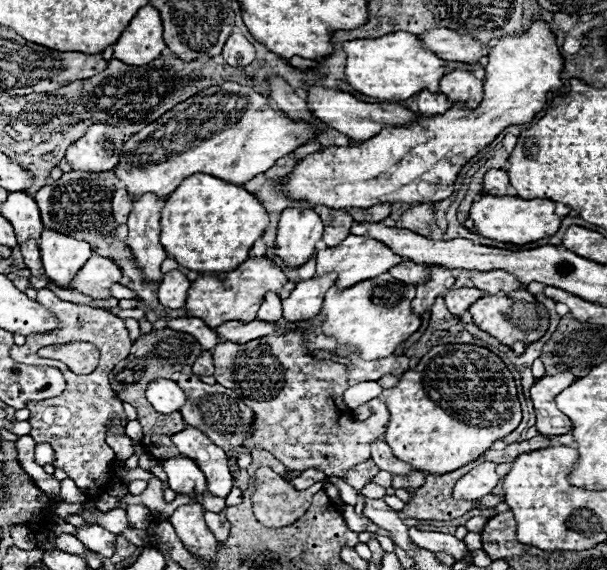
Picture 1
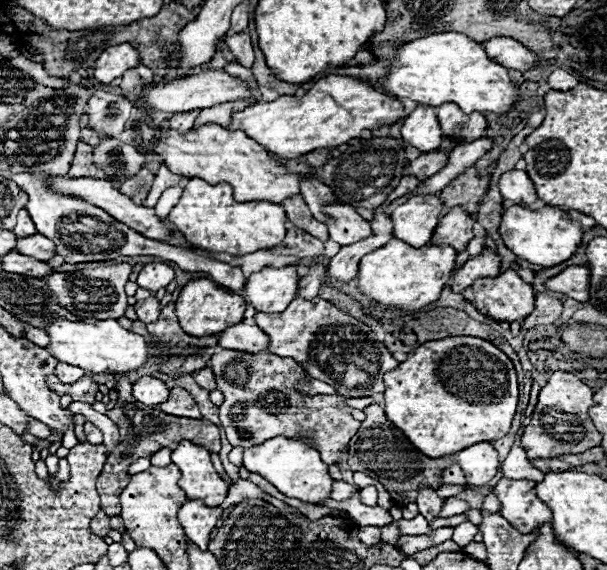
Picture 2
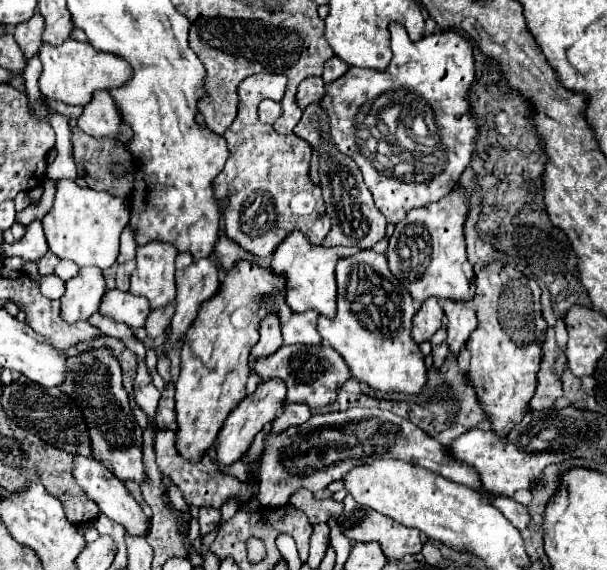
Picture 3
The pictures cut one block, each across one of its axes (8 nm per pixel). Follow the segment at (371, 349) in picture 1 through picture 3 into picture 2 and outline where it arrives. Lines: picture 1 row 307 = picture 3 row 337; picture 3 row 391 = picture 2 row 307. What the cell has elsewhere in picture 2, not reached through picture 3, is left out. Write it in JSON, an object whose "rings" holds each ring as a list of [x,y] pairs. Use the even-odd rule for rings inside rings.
{"rings":[[[392,238],[382,248],[362,256],[358,264],[358,290],[368,296],[382,310],[396,308],[402,312],[420,310],[440,298],[442,288],[446,286],[450,272],[454,270],[456,252],[450,246],[426,244],[420,250],[410,244]]]}

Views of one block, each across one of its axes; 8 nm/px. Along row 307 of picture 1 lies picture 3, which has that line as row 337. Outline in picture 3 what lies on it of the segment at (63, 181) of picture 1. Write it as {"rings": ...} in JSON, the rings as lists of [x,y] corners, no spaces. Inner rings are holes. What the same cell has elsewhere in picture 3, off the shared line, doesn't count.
{"rings":[[[174,302],[168,304],[168,306],[164,306],[164,308],[160,308],[160,310],[152,310],[150,316],[148,316],[148,320],[146,320],[146,326],[144,326],[148,338],[156,340],[158,336],[162,336],[164,330],[166,330],[166,326],[170,324],[172,314],[174,314]]]}

